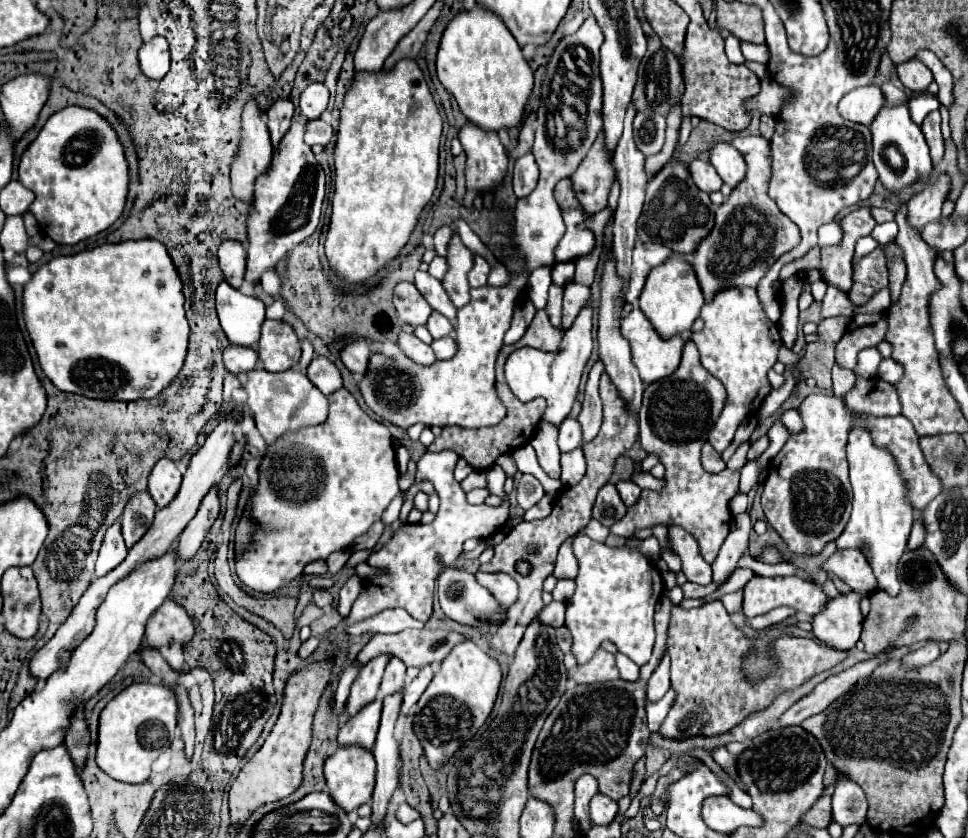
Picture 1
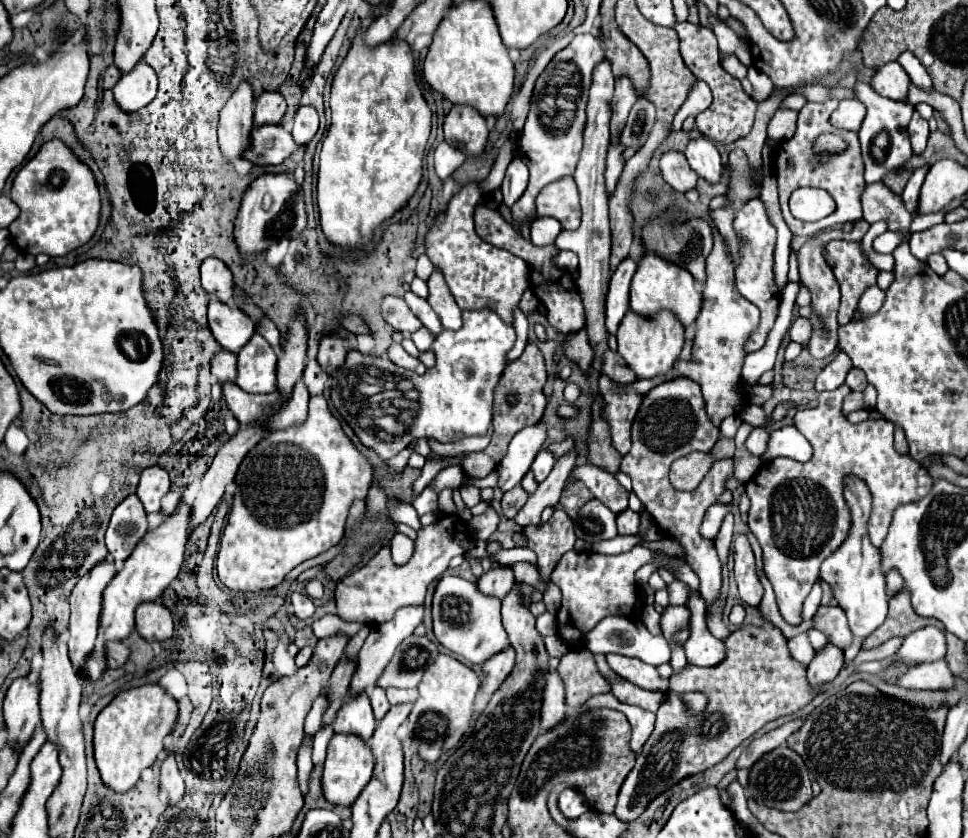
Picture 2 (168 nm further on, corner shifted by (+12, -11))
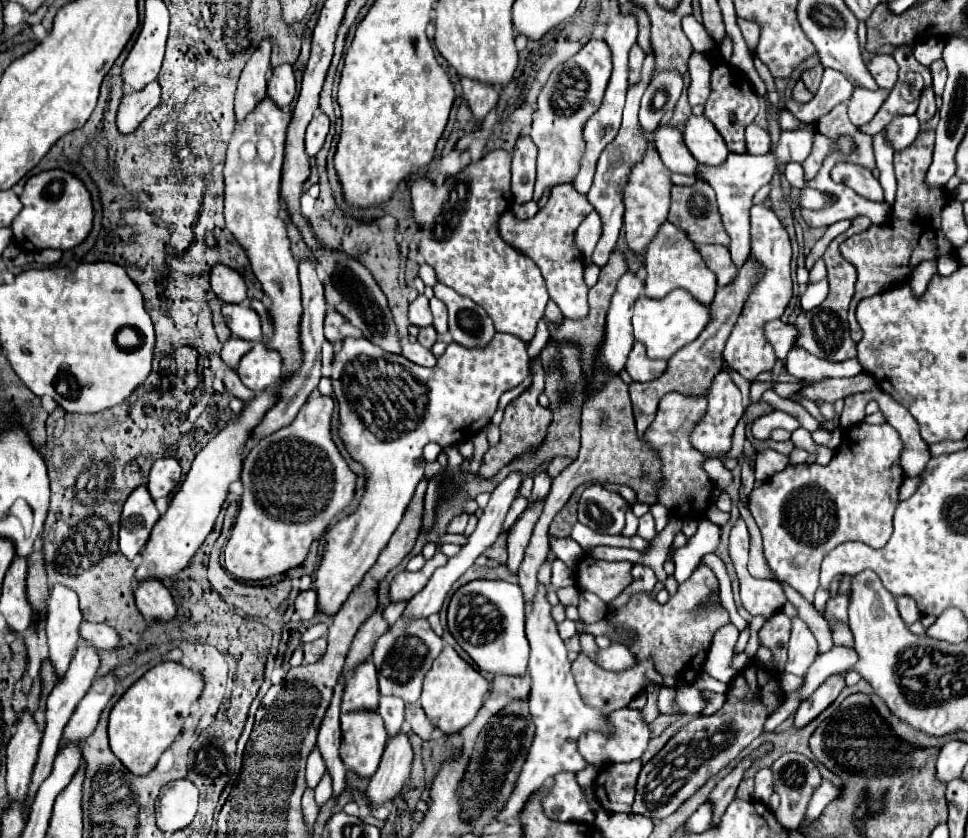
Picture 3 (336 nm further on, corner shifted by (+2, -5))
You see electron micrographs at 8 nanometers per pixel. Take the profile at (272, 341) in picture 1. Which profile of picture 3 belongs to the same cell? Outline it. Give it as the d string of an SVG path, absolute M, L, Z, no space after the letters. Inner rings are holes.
M257 343L249 353L241 357L237 373L245 387L255 393L261 393L279 381L281 369L283 361L279 353L269 349L265 343Z

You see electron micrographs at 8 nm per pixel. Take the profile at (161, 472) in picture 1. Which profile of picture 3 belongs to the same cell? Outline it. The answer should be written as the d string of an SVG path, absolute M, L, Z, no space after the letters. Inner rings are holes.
M173 457L157 459L151 467L147 489L153 499L169 497L173 493L173 489L177 487L179 479L181 479L181 467Z

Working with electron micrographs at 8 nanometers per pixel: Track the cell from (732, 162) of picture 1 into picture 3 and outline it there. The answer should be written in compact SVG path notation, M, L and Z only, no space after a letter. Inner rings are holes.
M691 117L685 123L685 143L691 155L703 165L721 165L729 149L707 117Z

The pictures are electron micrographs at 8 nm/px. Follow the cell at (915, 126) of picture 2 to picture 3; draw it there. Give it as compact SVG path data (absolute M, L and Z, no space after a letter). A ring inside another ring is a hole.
M923 89L921 93L921 103L919 103L919 109L917 109L917 117L921 123L927 123L933 115L937 113L937 107L935 107L935 95L933 95L933 89Z

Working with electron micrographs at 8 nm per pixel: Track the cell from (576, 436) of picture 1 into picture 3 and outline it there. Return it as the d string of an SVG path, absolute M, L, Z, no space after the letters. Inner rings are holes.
M545 469L545 471L541 471L541 473L535 475L535 487L533 487L533 493L529 497L529 503L535 501L535 499L545 497L549 493L549 489L551 489L551 475Z

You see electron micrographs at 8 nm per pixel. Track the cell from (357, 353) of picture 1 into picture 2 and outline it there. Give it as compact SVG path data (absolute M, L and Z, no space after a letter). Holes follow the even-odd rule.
M331 333L331 335L321 337L317 361L327 373L333 373L337 367L341 367L345 357L347 357L347 347L339 335Z

